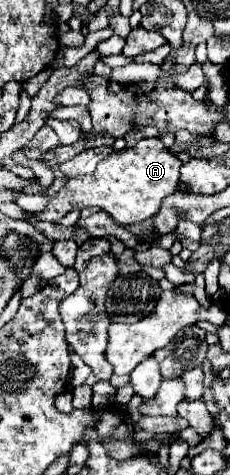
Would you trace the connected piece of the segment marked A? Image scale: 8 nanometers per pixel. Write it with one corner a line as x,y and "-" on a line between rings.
159,137
141,139
135,147
113,151
111,155
107,155
97,165
93,175
67,179
65,187
55,197
49,199
45,211
29,215
39,221
59,221
73,205
79,205
79,209
83,207
103,209
121,225
141,223
157,215
161,209
161,201
177,191
181,165
183,163
179,161
179,157
173,155

